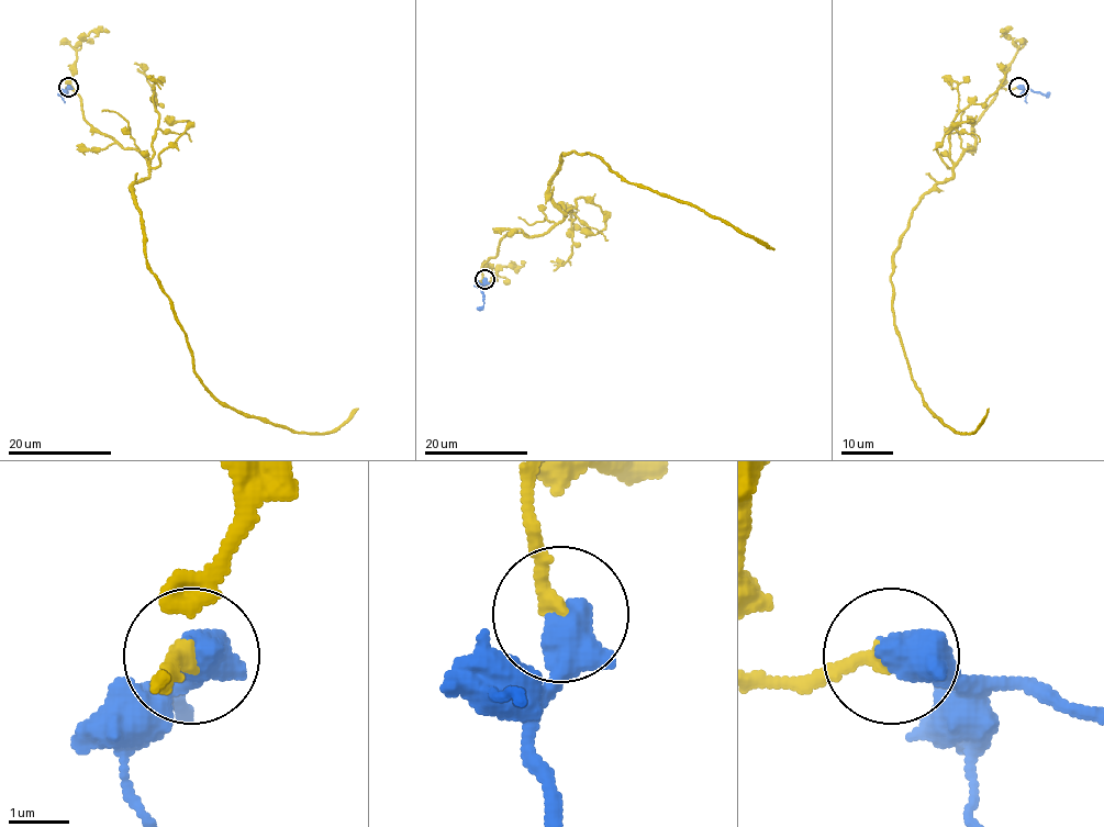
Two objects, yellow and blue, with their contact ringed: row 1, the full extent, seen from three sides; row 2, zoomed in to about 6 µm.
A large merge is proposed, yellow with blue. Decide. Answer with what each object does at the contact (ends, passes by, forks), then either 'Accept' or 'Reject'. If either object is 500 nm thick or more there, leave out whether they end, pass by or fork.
Accept

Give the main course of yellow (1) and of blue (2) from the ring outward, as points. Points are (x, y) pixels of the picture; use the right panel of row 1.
1: (1018, 87), (999, 89), (973, 148), (913, 211), (891, 279), (922, 399), (954, 432), (974, 429), (988, 408)
2: (1018, 87), (1047, 93)

